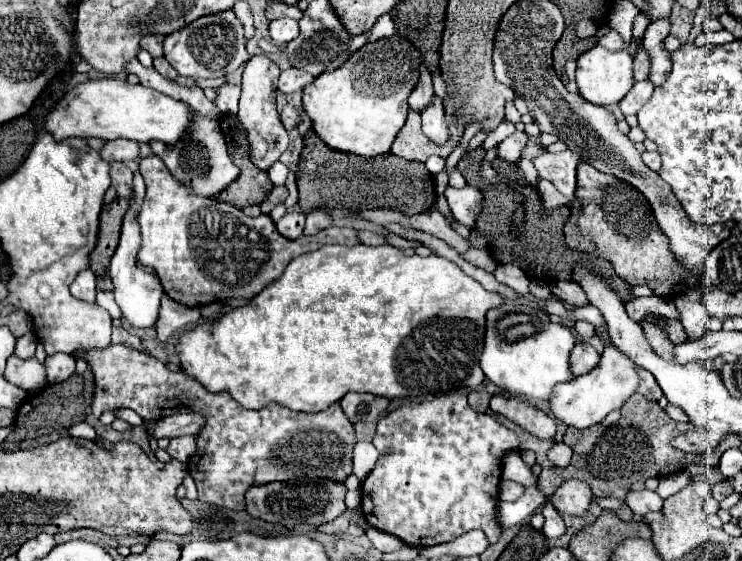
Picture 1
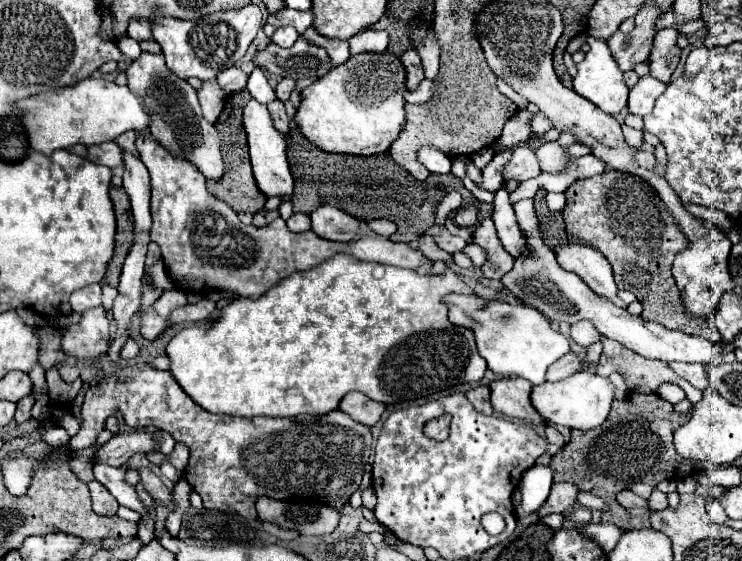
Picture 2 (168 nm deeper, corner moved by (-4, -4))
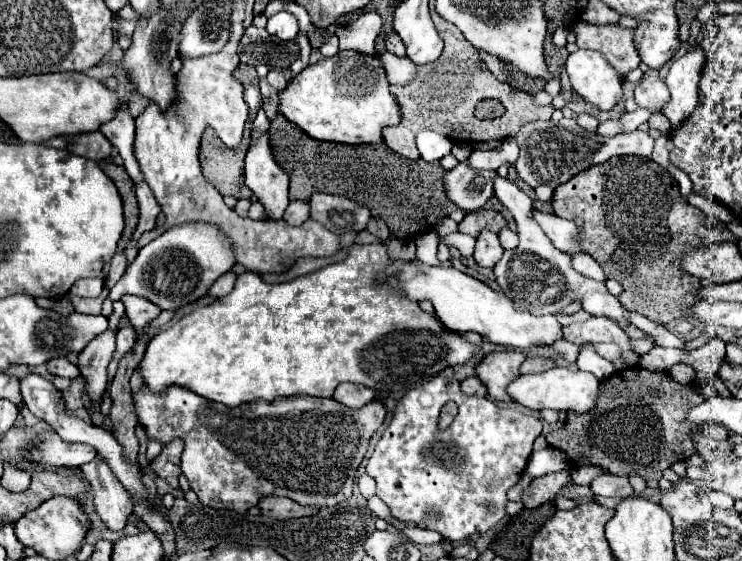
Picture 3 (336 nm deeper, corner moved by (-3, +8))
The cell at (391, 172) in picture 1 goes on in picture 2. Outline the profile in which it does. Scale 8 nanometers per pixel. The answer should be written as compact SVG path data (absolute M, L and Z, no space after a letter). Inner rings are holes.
M302 132L288 134L288 162L294 176L294 212L310 214L316 208L330 204L358 220L386 218L397 226L397 231L390 237L394 242L410 242L420 238L422 232L434 224L434 208L438 208L448 190L460 192L463 207L475 202L472 194L462 186L462 180L454 174L430 174L424 182L418 182L410 176L410 172L396 164L390 154L369 157L330 154L316 148ZM440 182L446 184L446 190L438 188Z

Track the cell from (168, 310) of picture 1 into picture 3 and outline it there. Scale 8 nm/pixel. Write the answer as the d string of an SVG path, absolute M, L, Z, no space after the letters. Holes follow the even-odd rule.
M123 296L121 300L125 304L125 314L135 328L145 328L151 320L155 320L161 314L161 310L155 308L155 304L139 296Z

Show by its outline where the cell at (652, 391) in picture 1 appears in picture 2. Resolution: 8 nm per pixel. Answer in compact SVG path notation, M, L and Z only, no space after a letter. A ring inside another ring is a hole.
M602 336L602 344L604 344L604 352L600 356L600 362L598 362L598 368L596 372L598 374L612 374L612 372L618 372L622 374L624 382L628 384L628 390L630 392L640 392L640 394L654 394L658 392L660 384L671 383L675 380L675 384L678 385L686 394L686 398L690 400L692 404L696 404L698 400L701 400L703 392L694 388L687 380L680 378L671 368L668 368L666 364L660 364L658 360L648 360L628 348L624 348L622 344L616 344L614 340Z

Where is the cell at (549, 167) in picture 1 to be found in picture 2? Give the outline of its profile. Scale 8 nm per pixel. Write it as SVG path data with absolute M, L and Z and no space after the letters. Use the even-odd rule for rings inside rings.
M518 146L514 150L512 160L504 168L504 180L530 180L540 174L540 162L536 154L528 146Z

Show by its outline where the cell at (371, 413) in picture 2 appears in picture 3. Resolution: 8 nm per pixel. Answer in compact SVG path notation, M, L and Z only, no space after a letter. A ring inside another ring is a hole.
M339 384L337 390L335 390L335 396L333 396L337 402L341 402L343 406L347 408L361 408L363 404L371 402L375 398L375 392L367 386L361 386L361 384Z

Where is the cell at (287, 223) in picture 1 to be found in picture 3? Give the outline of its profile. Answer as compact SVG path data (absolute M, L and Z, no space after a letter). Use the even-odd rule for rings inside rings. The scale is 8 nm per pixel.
M289 202L283 220L291 226L299 226L309 218L309 204L307 202Z

